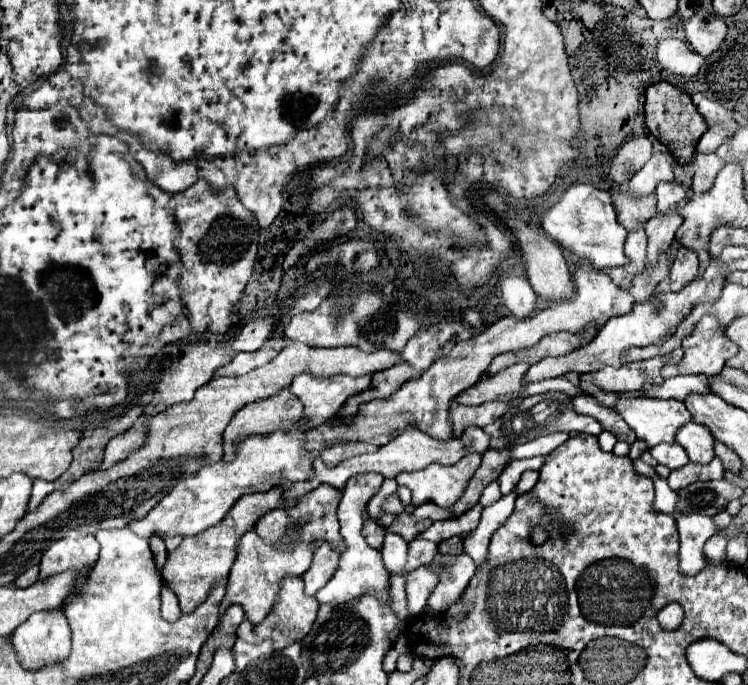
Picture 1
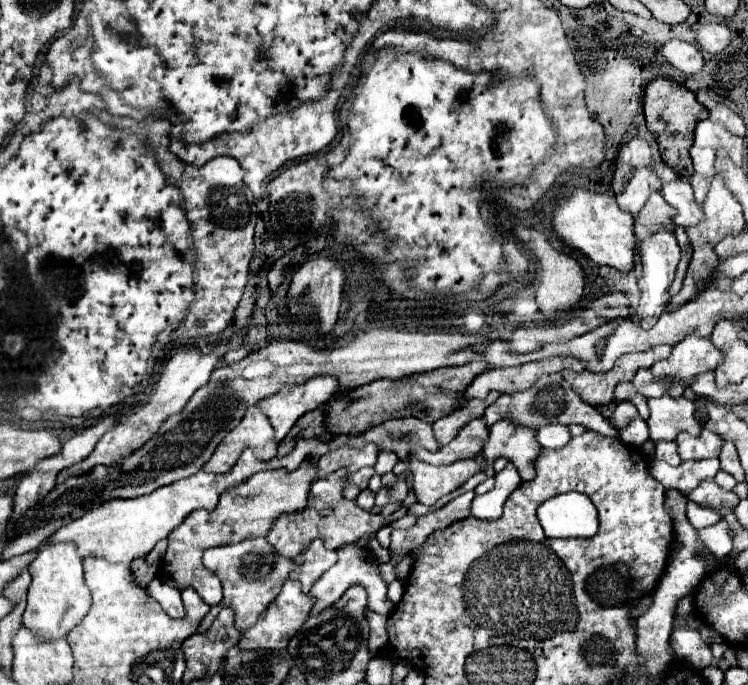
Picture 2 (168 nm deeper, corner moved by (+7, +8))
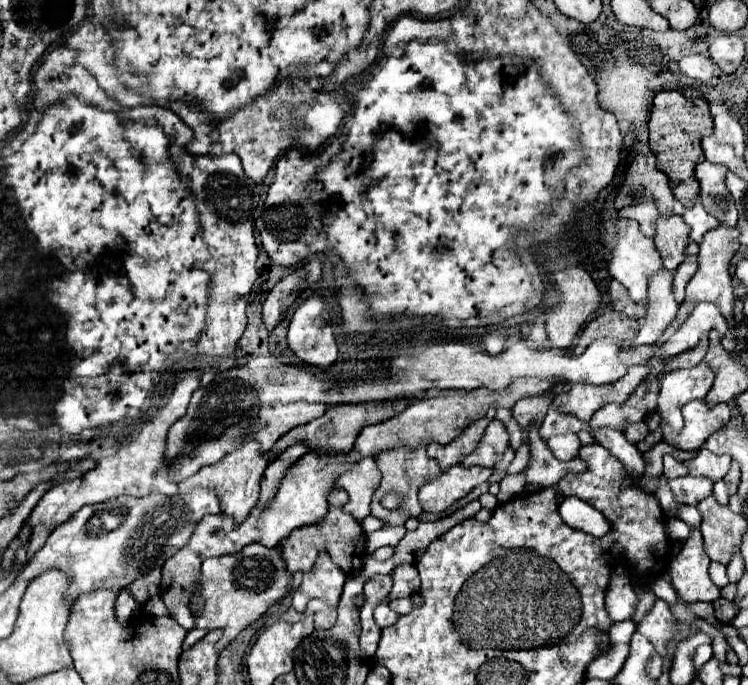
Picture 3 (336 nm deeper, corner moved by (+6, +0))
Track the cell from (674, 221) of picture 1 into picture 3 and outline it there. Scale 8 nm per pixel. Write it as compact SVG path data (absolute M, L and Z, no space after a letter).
M661 267L651 275L649 281L649 305L647 315L637 319L639 331L633 339L633 345L653 345L667 329L667 325L675 319L679 311L679 303L673 297L673 275L675 271Z

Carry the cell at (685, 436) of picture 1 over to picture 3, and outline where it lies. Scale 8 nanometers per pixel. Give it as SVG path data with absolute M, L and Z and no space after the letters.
M699 449L697 455L689 461L685 461L689 475L707 475L713 481L719 481L729 471L731 457L729 455L715 455L709 449Z

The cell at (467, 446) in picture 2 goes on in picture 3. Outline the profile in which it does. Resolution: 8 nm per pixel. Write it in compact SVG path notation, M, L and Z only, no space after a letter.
M491 421L489 427L485 429L477 449L467 455L461 465L463 467L493 467L495 461L505 453L505 449L509 447L509 435L505 431L505 427L499 421Z

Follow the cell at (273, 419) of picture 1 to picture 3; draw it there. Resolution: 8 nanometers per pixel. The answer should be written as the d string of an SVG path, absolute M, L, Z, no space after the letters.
M249 437L243 443L243 447L227 453L215 465L207 465L207 467L199 469L195 475L191 475L189 479L181 481L179 491L187 493L187 491L197 489L197 487L215 489L215 493L219 495L219 501L221 501L221 511L225 515L233 515L235 523L243 523L243 519L249 515L249 511L259 501L259 485L261 485L261 477L263 477L263 471L265 471L267 465L269 465L269 461L267 461L267 457L263 457L259 441Z

